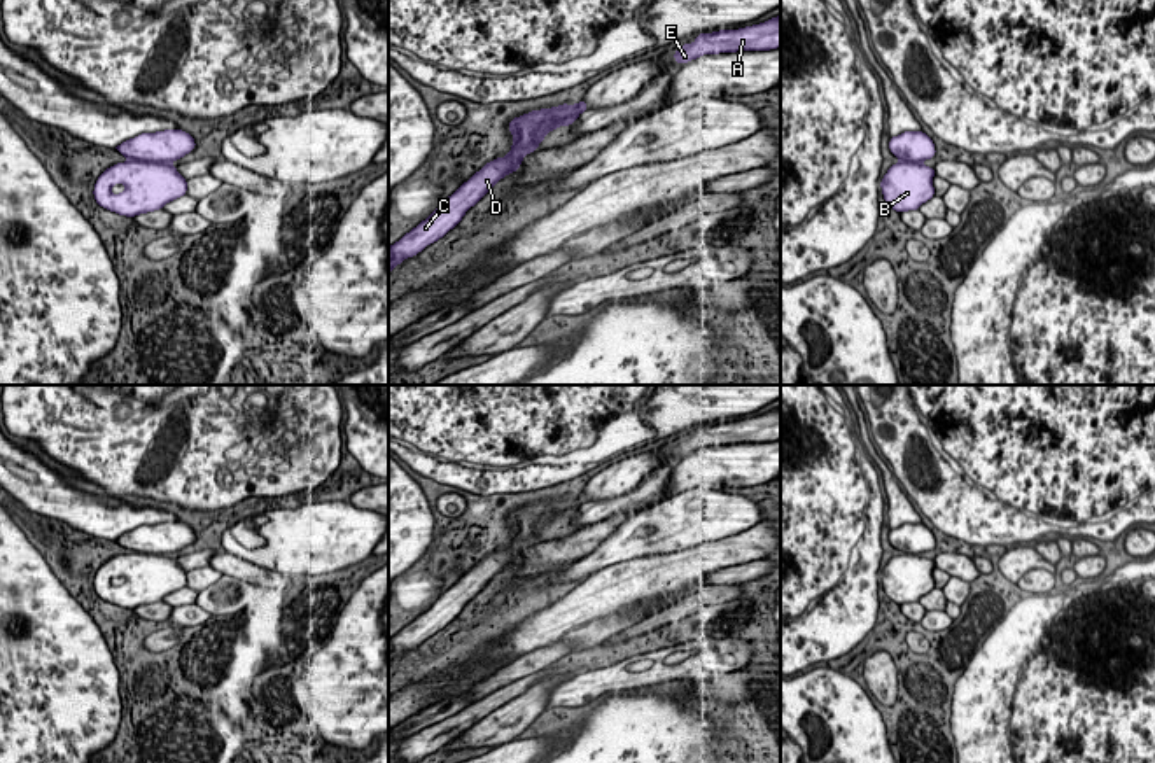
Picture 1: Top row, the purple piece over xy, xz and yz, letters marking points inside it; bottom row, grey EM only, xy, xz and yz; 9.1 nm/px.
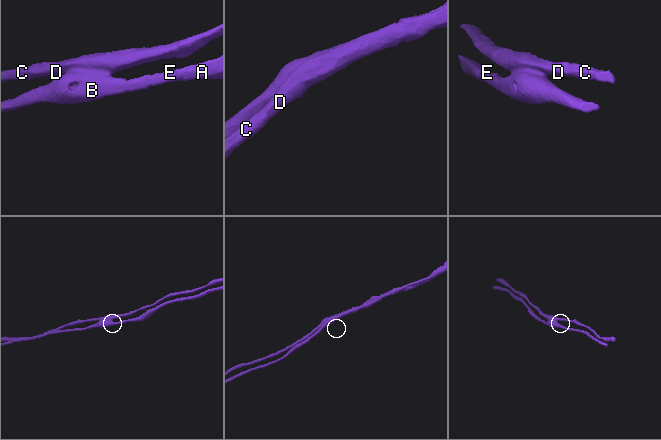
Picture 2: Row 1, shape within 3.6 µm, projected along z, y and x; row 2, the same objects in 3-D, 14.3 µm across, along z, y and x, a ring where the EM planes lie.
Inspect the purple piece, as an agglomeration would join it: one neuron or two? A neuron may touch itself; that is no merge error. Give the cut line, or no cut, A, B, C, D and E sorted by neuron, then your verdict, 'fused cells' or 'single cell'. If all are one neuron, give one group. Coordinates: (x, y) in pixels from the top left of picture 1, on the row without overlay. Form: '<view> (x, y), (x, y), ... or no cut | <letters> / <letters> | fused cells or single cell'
xy (130, 550), (167, 555) | A B E / C D | fused cells

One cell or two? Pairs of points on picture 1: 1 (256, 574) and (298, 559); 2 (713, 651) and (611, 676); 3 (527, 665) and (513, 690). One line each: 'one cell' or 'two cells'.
1: two cells
2: one cell
3: two cells

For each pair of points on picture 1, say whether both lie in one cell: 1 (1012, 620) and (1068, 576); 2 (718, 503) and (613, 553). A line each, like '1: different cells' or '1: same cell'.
1: different cells
2: same cell

